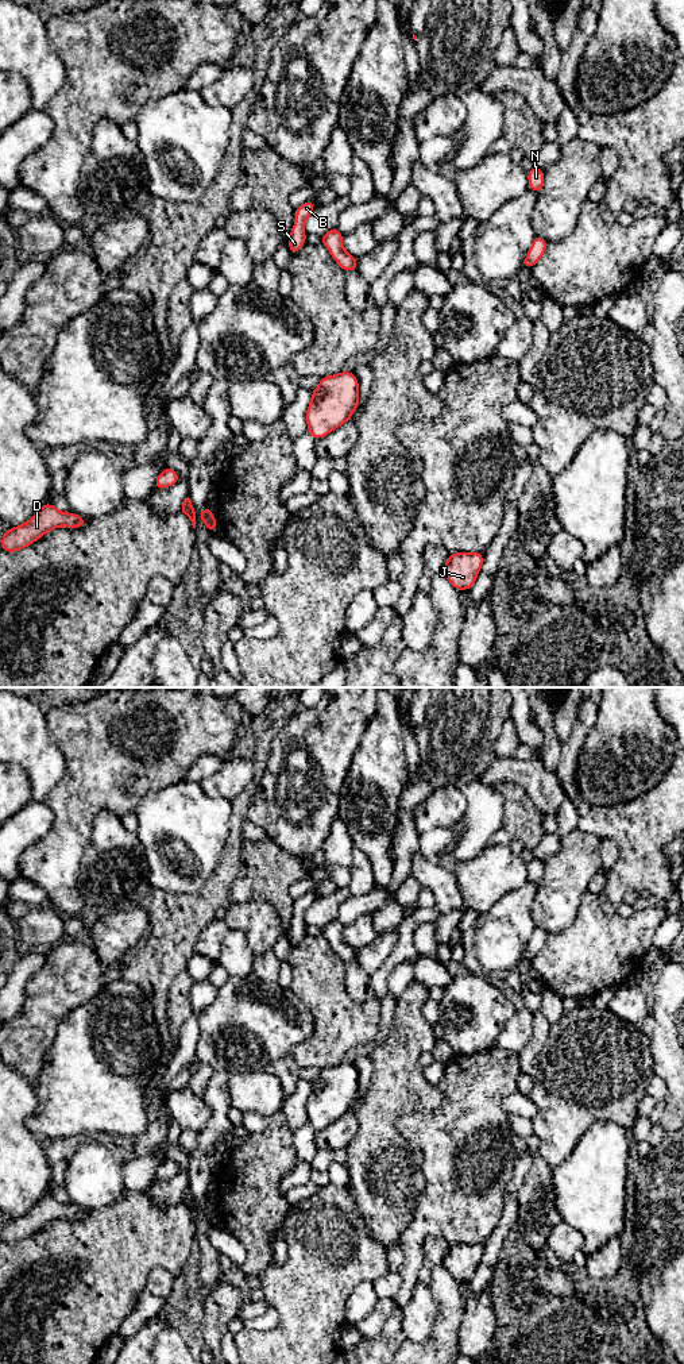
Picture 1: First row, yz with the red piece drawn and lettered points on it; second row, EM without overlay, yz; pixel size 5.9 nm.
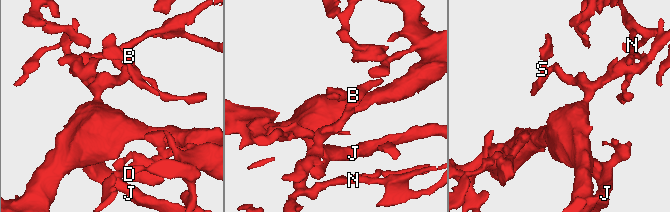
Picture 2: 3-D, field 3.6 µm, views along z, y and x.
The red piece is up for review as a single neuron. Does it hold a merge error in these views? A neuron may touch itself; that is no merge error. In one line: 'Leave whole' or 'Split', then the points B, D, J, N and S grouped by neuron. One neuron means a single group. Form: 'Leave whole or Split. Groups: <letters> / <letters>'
Leave whole. Groups: B D J N S

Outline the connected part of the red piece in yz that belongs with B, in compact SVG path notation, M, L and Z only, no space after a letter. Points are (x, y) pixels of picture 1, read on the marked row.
M314 200L306 201L295 209L295 224L291 227L289 238L290 254L294 255L298 253L302 246L306 243L306 232L304 231L304 224L310 216L316 207Z

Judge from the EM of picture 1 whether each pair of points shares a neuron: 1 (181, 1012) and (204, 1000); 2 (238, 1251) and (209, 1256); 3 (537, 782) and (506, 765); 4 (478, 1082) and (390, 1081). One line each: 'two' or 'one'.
1: two
2: two
3: one
4: two

